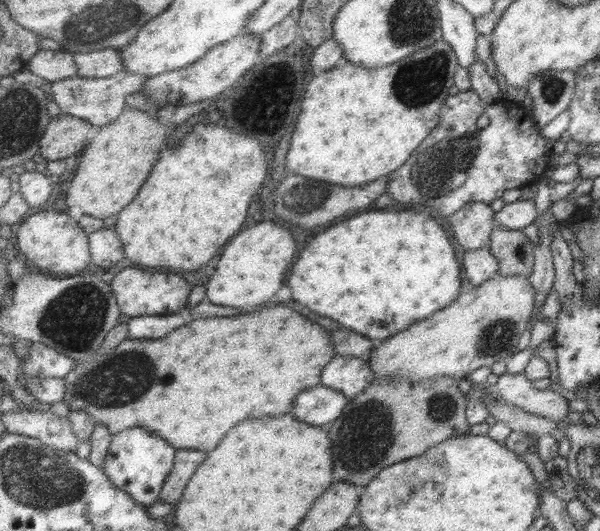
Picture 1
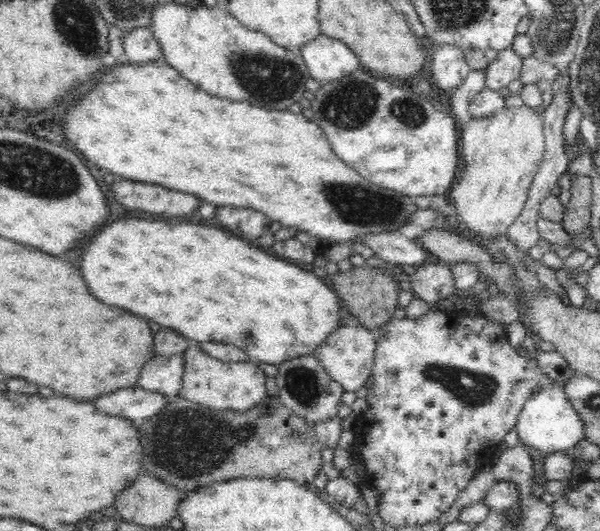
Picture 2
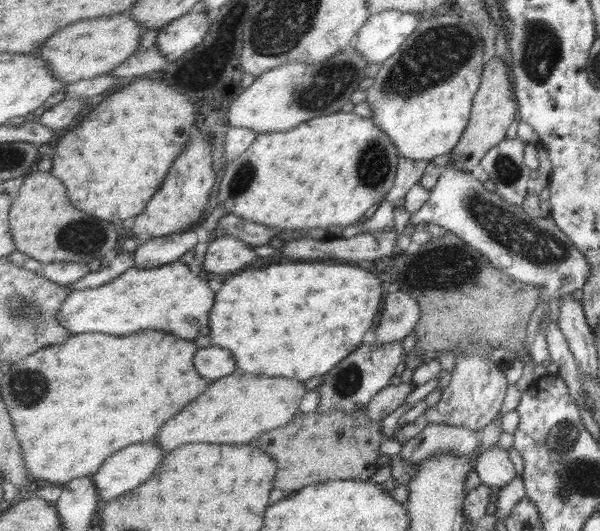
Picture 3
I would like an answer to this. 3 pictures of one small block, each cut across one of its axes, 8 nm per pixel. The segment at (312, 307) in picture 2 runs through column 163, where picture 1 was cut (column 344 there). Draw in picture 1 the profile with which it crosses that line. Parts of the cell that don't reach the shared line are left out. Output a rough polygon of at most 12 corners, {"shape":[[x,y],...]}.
{"shape":[[425,210],[319,234],[293,298],[378,343],[462,293]]}

